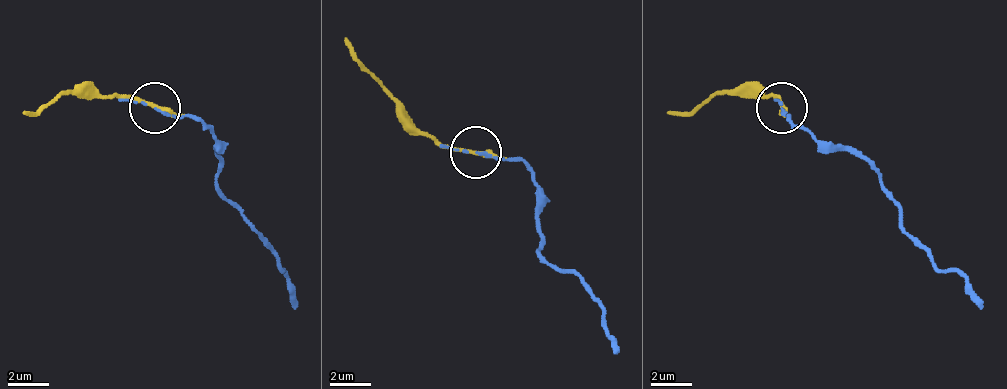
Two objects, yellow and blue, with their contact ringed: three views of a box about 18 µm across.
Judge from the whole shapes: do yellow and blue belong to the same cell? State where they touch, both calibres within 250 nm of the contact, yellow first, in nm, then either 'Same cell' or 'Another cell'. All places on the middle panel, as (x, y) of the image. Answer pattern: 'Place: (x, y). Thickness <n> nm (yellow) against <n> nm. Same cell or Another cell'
Place: (476, 152). Thickness 240 nm (yellow) against 80 nm. Same cell

